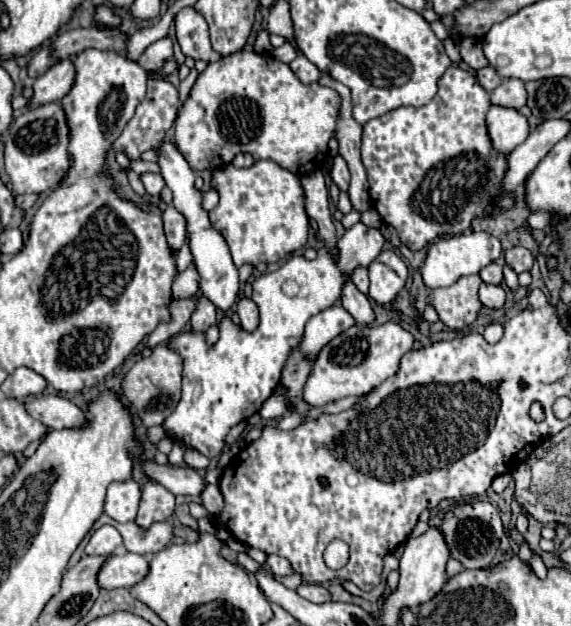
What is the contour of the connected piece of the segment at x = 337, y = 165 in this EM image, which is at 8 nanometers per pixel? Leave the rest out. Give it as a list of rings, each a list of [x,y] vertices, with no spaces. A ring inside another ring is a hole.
[[[336,155],[334,157],[334,167],[332,167],[332,181],[338,185],[338,189],[342,189],[342,191],[346,191],[348,189],[348,183],[350,183],[350,171],[348,171],[348,165],[346,165],[346,161],[340,157],[340,155]]]

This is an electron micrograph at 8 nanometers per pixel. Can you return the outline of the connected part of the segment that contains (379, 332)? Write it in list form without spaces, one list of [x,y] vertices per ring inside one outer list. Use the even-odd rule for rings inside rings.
[[[388,321],[384,325],[352,325],[320,351],[304,387],[304,401],[308,401],[312,407],[320,407],[348,395],[366,395],[400,369],[400,359],[412,349],[412,345],[412,333],[400,323]]]

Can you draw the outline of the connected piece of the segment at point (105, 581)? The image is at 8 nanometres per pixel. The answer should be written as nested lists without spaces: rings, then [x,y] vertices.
[[[126,551],[122,555],[110,555],[100,567],[96,581],[102,589],[118,589],[118,587],[132,587],[146,575],[148,575],[148,561],[142,555]]]

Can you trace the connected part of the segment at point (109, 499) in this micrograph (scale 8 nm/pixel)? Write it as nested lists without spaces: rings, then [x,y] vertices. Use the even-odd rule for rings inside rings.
[[[128,479],[122,483],[114,481],[108,485],[104,513],[108,513],[112,519],[120,523],[126,523],[136,519],[138,503],[140,503],[140,487],[134,479]]]

